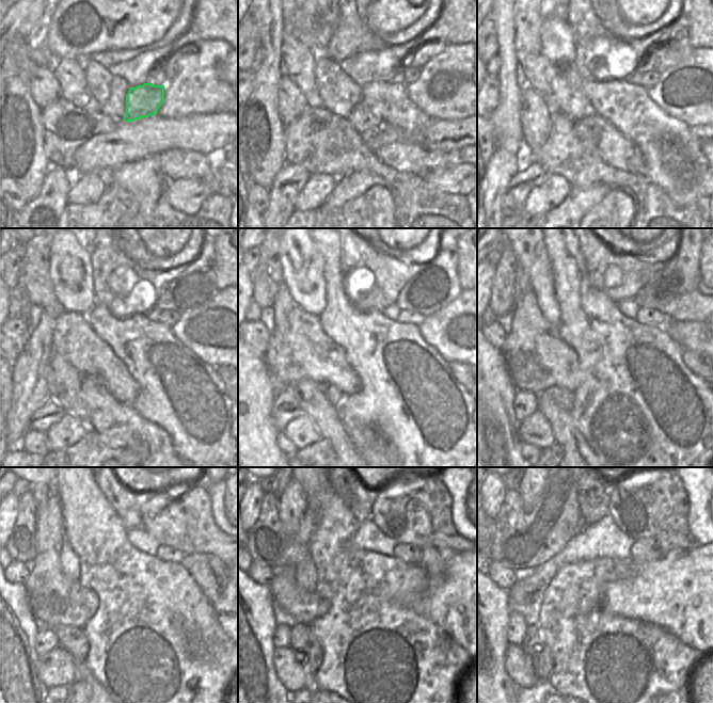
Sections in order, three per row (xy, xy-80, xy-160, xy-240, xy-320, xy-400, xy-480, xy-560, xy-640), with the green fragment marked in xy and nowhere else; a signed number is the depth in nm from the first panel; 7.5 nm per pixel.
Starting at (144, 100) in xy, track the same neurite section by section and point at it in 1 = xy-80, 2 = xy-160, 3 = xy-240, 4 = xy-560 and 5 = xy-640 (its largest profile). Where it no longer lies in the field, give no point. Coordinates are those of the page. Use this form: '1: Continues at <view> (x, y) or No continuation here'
1: Continues at xy-80 (363, 117)
2: Continues at xy-160 (587, 129)
3: Continues at xy-240 (97, 380)
4: Continues at xy-560 (302, 640)
5: Continues at xy-640 (534, 645)

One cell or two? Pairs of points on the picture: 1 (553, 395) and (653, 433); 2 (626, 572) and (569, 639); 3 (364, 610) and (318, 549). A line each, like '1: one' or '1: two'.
1: two
2: one
3: one

